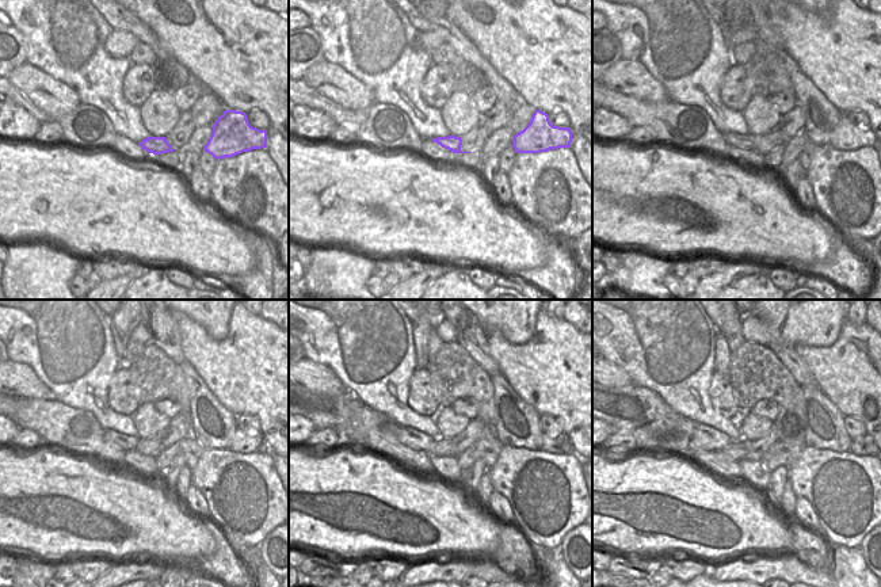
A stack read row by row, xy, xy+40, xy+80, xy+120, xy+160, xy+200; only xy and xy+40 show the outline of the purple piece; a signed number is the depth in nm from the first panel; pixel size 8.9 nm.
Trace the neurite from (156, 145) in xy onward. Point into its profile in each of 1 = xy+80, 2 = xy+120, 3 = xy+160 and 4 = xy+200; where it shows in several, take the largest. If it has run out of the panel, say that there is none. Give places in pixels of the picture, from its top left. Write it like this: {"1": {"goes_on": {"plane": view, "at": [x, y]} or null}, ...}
{"1": {"goes_on": {"plane": "xy+80", "at": [747, 141]}}, "2": {"goes_on": {"plane": "xy+120", "at": [128, 443]}}, "3": {"goes_on": {"plane": "xy+160", "at": [414, 438]}}, "4": {"goes_on": {"plane": "xy+200", "at": [633, 410]}}}

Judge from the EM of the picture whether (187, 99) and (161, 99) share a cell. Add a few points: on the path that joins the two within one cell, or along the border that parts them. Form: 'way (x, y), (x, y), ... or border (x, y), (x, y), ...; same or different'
border (170, 91), (174, 103), (180, 110); different

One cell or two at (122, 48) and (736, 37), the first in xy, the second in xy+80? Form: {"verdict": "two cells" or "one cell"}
{"verdict": "one cell"}

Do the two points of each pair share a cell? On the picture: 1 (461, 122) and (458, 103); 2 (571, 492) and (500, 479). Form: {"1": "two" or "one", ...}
{"1": "one", "2": "one"}

